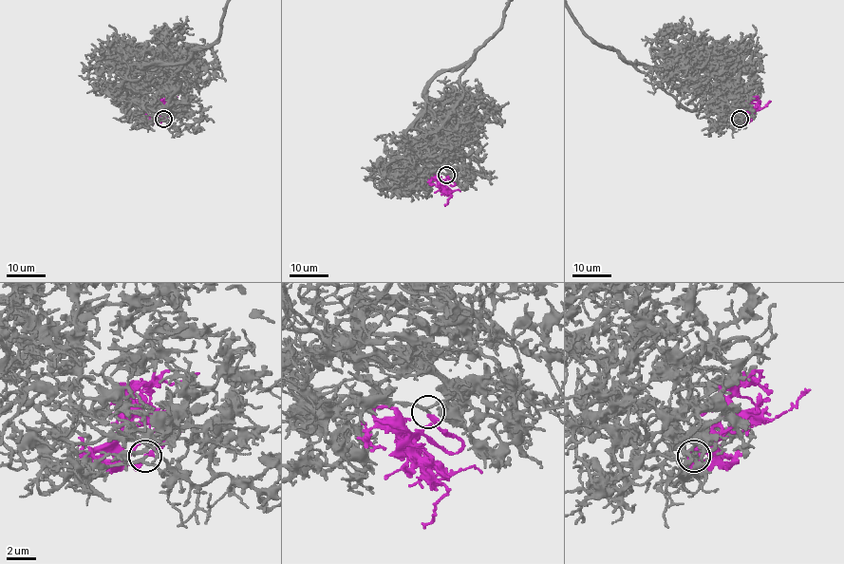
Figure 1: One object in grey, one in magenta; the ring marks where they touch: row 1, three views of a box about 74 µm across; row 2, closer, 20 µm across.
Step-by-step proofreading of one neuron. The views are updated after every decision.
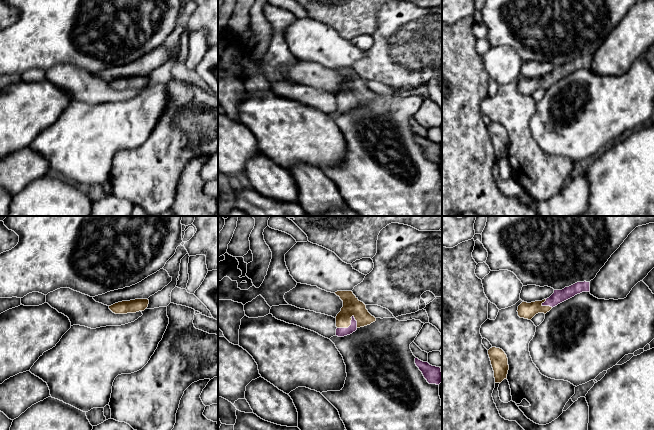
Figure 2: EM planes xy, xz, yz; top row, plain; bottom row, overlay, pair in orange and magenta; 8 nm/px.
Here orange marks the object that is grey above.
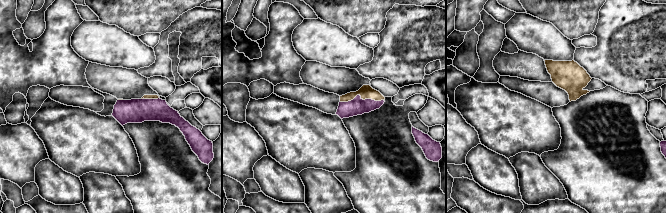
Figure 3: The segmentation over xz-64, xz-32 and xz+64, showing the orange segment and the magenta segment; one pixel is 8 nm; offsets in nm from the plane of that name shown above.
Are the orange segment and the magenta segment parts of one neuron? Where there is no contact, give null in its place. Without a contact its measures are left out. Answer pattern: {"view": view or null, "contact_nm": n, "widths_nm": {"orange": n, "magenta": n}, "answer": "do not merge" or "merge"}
{"view": "xz", "contact_nm": 180, "widths_nm": {"orange": 150, "magenta": 80}, "answer": "merge"}

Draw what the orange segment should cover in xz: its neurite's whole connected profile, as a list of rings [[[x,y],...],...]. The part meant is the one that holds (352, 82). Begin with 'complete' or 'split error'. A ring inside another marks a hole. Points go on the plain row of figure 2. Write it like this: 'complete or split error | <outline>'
split error | [[[337,67],[335,70],[343,77],[343,83],[336,92],[336,112],[350,111],[358,104],[376,97],[366,85],[366,81],[359,77],[352,67]]]

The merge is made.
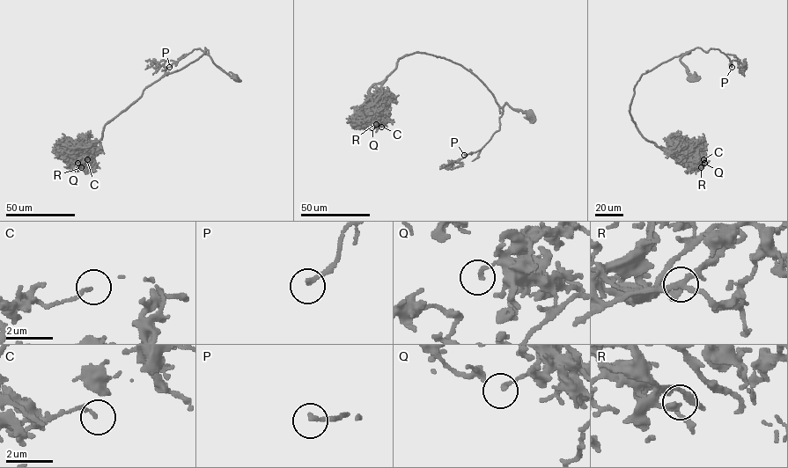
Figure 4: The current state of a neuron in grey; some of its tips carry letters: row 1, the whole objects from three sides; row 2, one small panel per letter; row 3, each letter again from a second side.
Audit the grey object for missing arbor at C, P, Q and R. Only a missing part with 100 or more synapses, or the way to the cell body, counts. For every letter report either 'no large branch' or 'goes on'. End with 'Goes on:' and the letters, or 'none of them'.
C: no large branch
P: goes on
Q: no large branch
R: no large branch
Goes on: P

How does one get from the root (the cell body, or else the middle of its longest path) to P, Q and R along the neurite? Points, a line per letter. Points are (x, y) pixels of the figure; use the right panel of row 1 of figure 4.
P: (692, 78), (680, 59), (696, 47), (706, 52), (710, 48), (718, 48), (729, 58), (732, 67)
Q: (692, 78), (684, 54), (662, 62), (640, 76), (629, 112), (657, 147), (686, 155), (694, 168), (704, 163)
R: (692, 78), (680, 60), (684, 54), (662, 62), (640, 76), (629, 112), (647, 140), (701, 167)

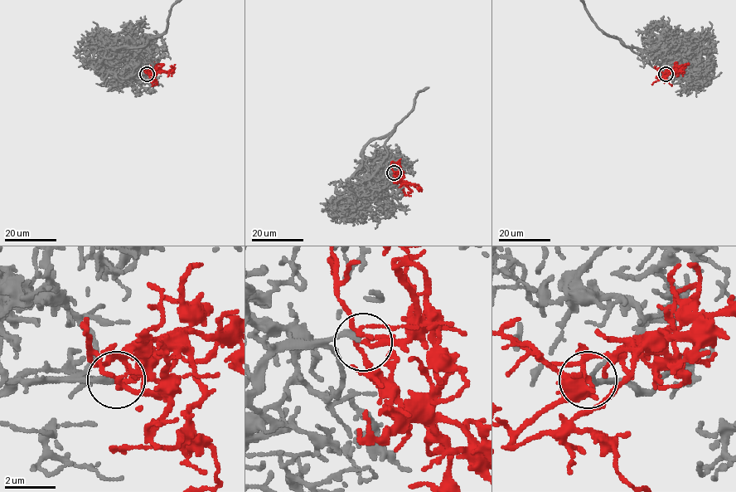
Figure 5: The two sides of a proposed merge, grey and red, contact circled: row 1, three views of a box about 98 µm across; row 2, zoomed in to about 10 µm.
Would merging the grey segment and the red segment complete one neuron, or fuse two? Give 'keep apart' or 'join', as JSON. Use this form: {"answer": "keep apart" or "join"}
{"answer": "join"}

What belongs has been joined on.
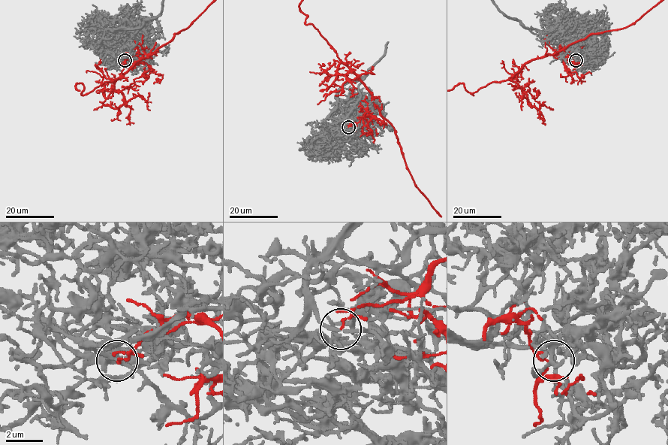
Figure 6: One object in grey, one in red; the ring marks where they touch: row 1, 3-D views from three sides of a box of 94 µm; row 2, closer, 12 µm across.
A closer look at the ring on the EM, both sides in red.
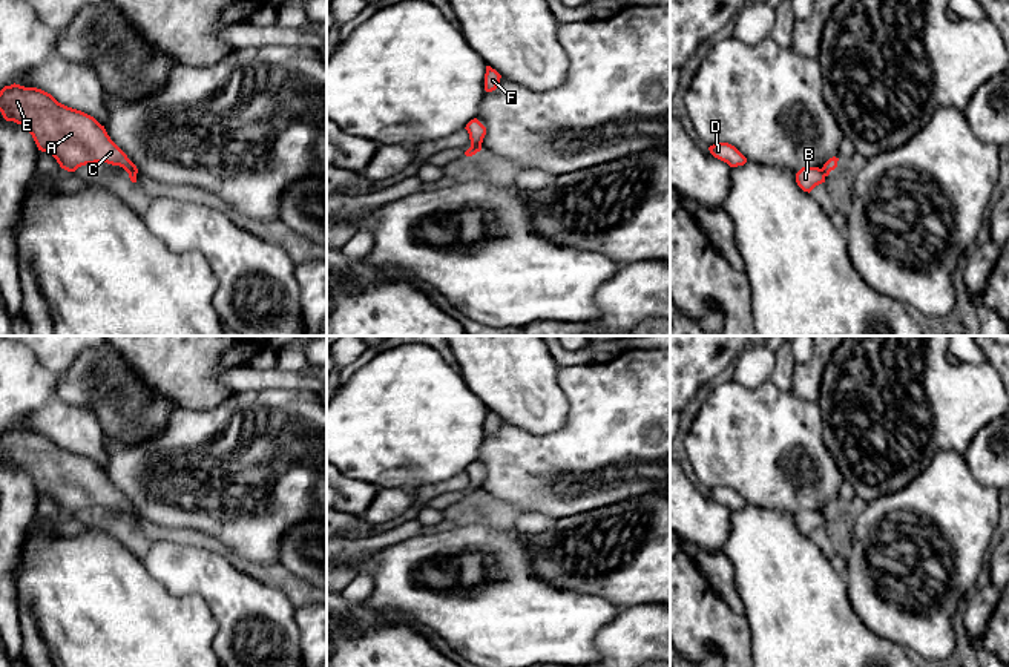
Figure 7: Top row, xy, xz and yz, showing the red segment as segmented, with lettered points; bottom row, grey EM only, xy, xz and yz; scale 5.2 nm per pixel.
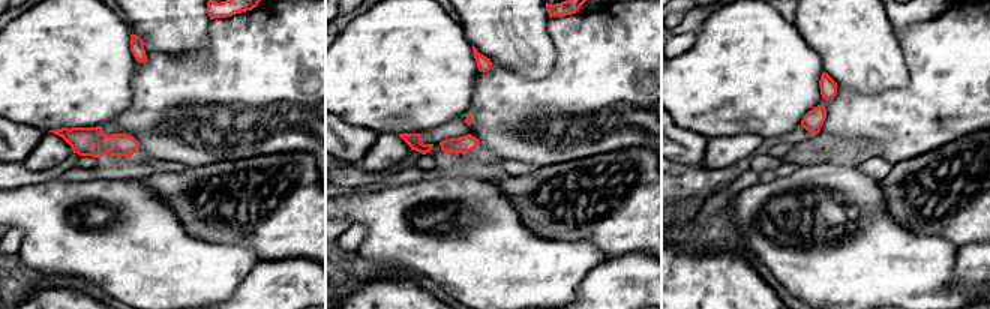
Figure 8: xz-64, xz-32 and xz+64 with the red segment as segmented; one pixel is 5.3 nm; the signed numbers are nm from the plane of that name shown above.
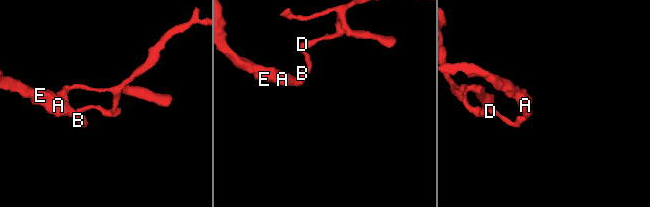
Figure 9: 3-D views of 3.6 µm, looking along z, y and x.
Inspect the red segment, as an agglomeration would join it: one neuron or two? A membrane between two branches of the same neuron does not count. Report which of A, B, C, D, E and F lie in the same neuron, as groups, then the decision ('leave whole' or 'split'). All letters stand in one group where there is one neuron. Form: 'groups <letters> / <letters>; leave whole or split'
groups A C E / B D F; split

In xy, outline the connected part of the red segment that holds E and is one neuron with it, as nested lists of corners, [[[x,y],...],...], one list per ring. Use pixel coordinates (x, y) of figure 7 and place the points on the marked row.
[[[15,83],[5,86],[0,90],[0,112],[6,121],[23,124],[38,150],[49,152],[67,172],[86,164],[107,163],[138,173],[104,126],[94,117],[58,103],[41,89]]]

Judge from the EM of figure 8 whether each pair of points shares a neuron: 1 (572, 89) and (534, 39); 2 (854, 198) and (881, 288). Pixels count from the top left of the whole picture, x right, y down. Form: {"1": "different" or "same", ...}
{"1": "different", "2": "same"}

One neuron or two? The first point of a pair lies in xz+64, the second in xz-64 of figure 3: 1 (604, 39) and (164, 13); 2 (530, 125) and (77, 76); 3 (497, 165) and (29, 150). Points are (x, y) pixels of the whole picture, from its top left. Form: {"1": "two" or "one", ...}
{"1": "two", "2": "two", "3": "two"}

